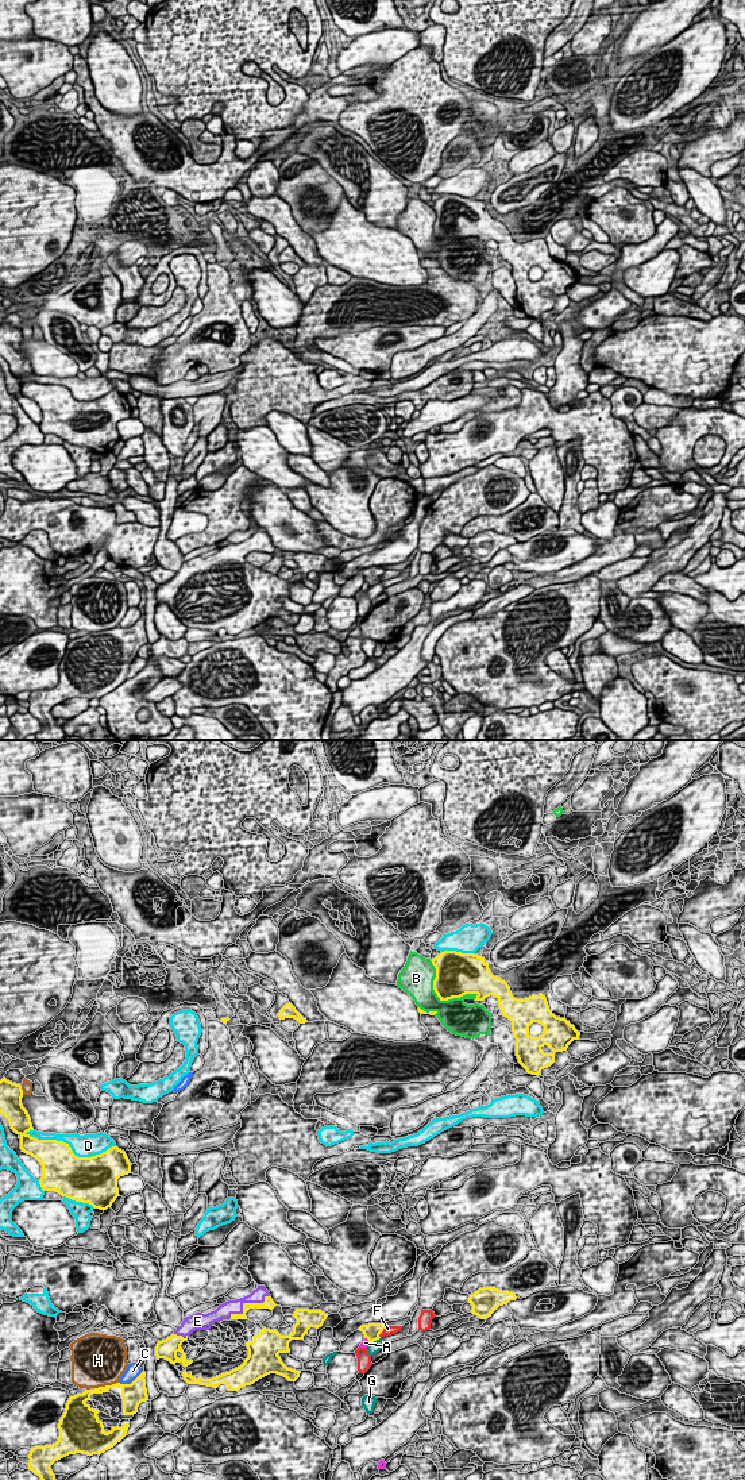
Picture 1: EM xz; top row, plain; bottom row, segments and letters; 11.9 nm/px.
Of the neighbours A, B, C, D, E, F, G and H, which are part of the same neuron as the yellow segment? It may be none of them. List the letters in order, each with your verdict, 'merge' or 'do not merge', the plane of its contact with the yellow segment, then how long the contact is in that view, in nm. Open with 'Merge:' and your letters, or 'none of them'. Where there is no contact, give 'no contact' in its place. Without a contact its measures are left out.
Merge: E
A: do not merge; contact in xz; length 110 nm
B: do not merge; contact in xz; length 700 nm
C: do not merge; contact in xz; length 320 nm
D: do not merge; contact in xz; length 1100 nm
E: merge; contact in xz; length 550 nm
F: do not merge; contact in xz; length 160 nm
G: do not merge; contact in xz; length 150 nm
H: do not merge; contact in xz; length 300 nm

